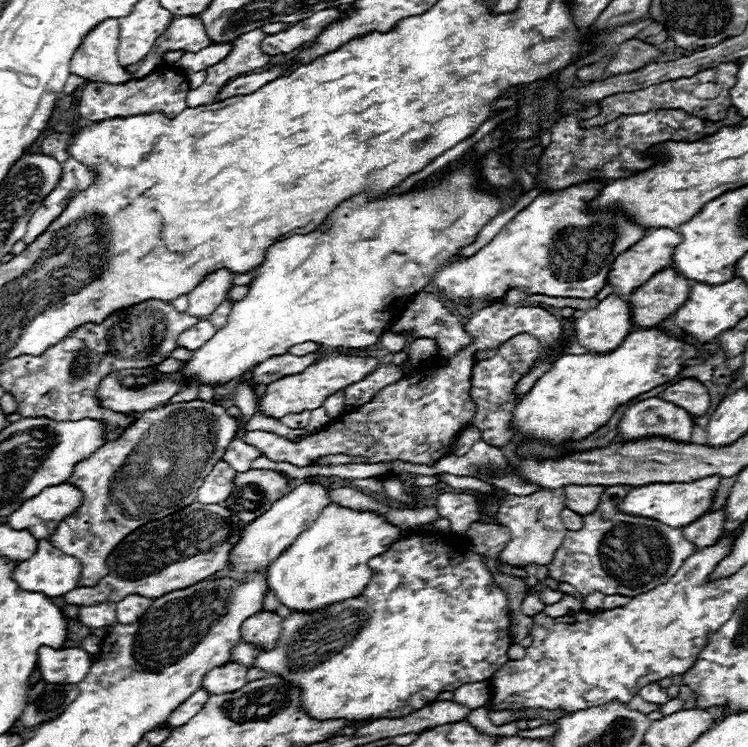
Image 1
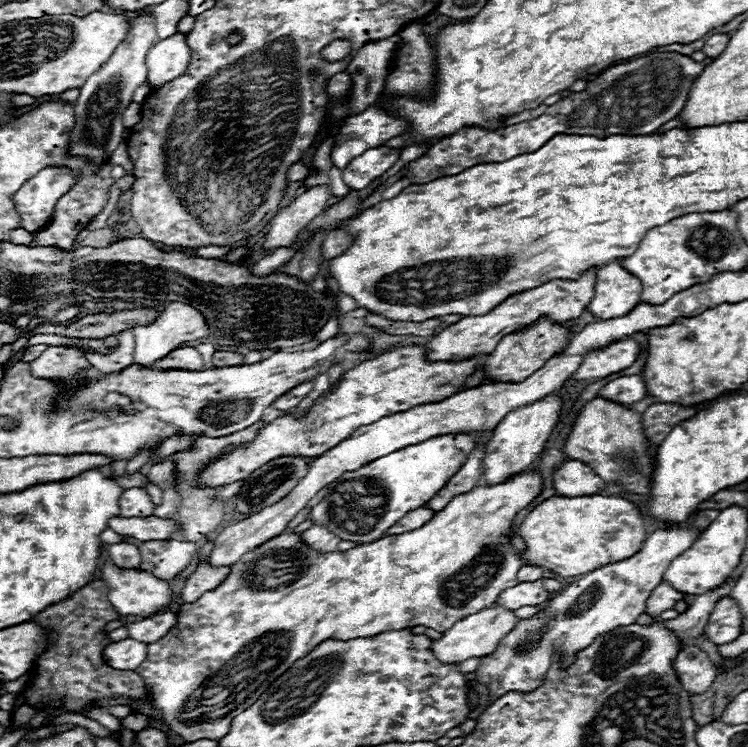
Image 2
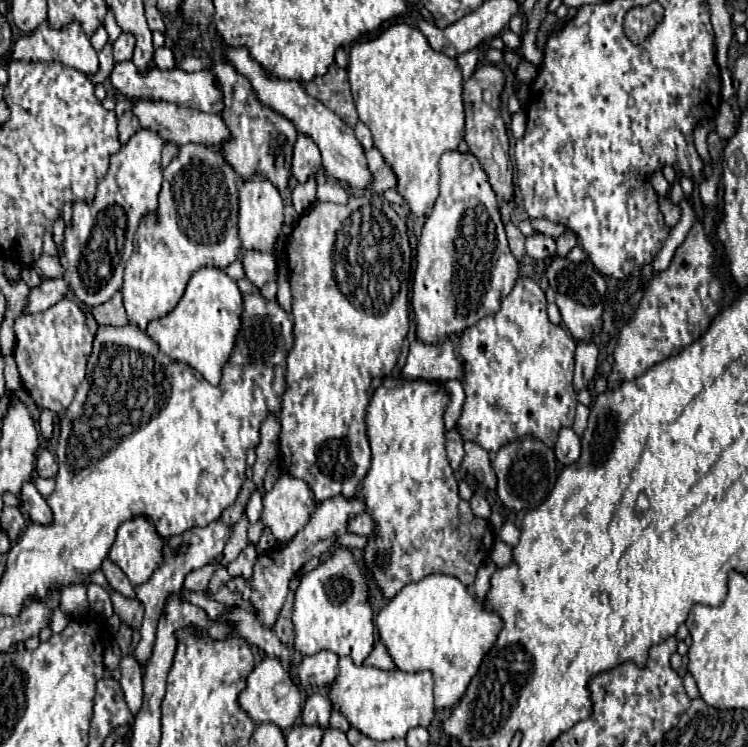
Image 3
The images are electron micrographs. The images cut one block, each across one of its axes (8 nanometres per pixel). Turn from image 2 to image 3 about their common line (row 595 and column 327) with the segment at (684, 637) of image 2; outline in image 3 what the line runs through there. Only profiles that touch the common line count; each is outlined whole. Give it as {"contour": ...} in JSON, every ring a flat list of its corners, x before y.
{"contour":[[312,694,304,708,302,708,302,724,306,726,318,726,318,728,328,728,330,726,330,702,324,694]]}

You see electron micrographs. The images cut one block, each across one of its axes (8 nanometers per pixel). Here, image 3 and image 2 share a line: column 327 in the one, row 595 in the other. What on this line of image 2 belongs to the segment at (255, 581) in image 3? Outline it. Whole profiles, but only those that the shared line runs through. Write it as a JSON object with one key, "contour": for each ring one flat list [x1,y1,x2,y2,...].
{"contour":[[538,578,536,582,518,582,516,586,504,590,496,604,516,610,520,606,540,606,552,598,552,592,544,590,544,578]]}

